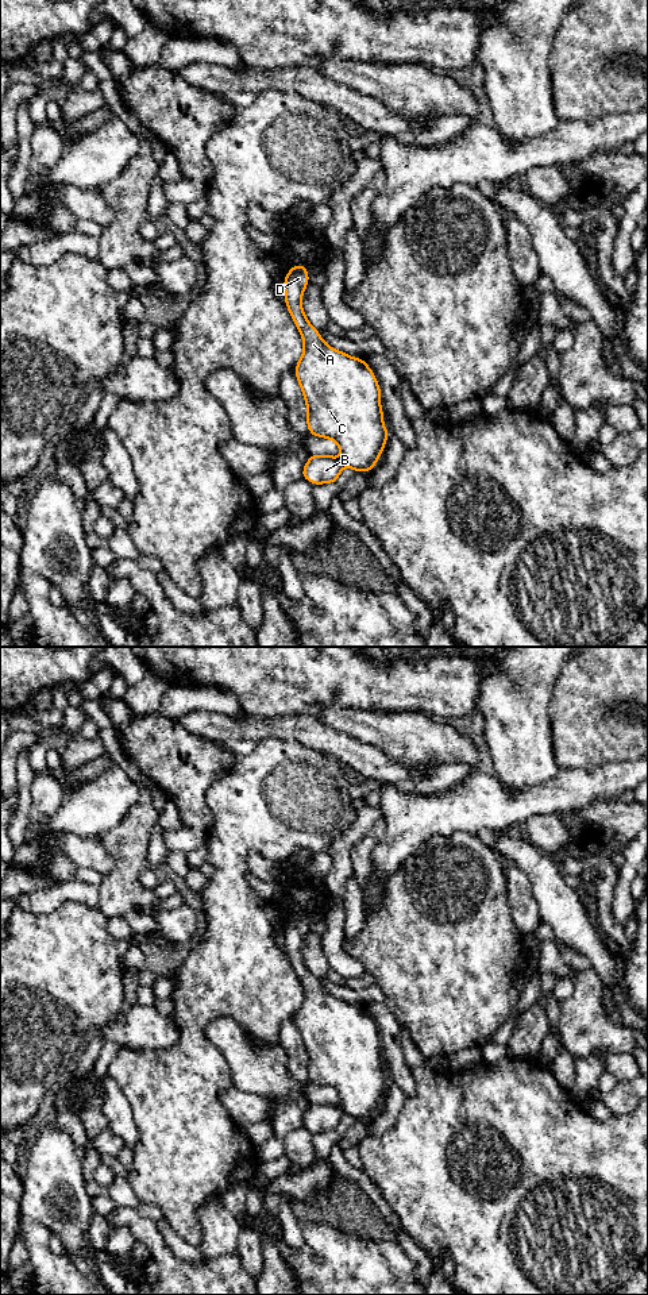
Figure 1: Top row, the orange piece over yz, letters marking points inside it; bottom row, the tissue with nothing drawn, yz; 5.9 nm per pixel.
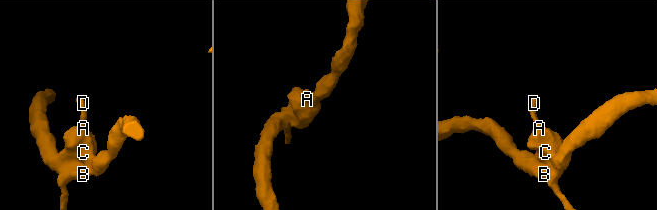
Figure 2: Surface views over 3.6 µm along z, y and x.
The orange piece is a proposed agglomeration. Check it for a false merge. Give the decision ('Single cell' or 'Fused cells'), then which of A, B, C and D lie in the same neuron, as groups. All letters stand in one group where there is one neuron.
Single cell. Groups: A B C D

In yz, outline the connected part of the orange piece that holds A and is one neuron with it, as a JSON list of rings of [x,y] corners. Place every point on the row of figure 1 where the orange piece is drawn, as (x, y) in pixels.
[[[294,265],[284,281],[285,302],[304,343],[296,377],[304,393],[310,435],[332,439],[342,456],[310,455],[302,478],[313,485],[339,479],[344,466],[369,473],[383,451],[387,429],[381,409],[381,388],[364,359],[329,347],[306,320],[301,298],[308,269]]]

